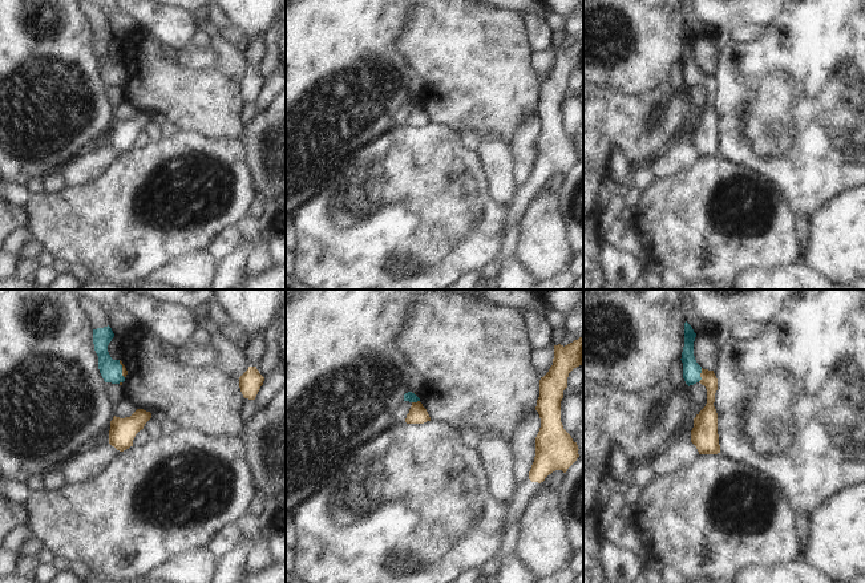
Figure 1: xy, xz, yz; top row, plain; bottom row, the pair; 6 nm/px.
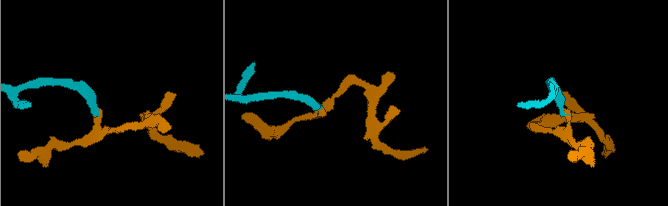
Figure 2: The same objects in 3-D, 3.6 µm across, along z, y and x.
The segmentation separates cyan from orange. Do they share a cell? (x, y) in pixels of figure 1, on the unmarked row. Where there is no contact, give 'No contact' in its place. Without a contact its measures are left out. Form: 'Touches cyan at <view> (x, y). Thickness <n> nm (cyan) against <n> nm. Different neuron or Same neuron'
Touches cyan at yz (699, 77). Thickness 110 nm (cyan) against 100 nm. Same neuron

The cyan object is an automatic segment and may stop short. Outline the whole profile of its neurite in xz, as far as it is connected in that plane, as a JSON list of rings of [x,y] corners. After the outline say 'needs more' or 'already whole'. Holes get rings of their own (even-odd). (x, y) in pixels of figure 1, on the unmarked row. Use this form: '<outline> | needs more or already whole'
[[[412,94],[405,96],[404,104],[409,104],[412,106],[409,116],[407,117],[405,121],[407,126],[424,126],[427,124],[431,124],[427,112],[423,109],[416,96]]] | needs more

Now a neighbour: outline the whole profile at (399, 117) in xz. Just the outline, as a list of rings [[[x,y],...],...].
[[[403,104],[392,116],[391,121],[393,126],[403,126],[405,125],[407,117],[409,116],[409,112],[412,109],[412,105]]]

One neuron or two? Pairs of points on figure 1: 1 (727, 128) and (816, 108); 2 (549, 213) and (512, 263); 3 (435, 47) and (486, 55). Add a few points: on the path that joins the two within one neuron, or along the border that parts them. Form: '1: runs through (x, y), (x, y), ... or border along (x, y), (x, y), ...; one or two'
1: runs through (750, 141), (779, 112), (785, 108), (793, 108); one
2: border along (514, 254), (534, 275); two
3: runs through (448, 47), (460, 47), (469, 55), (473, 55); one

